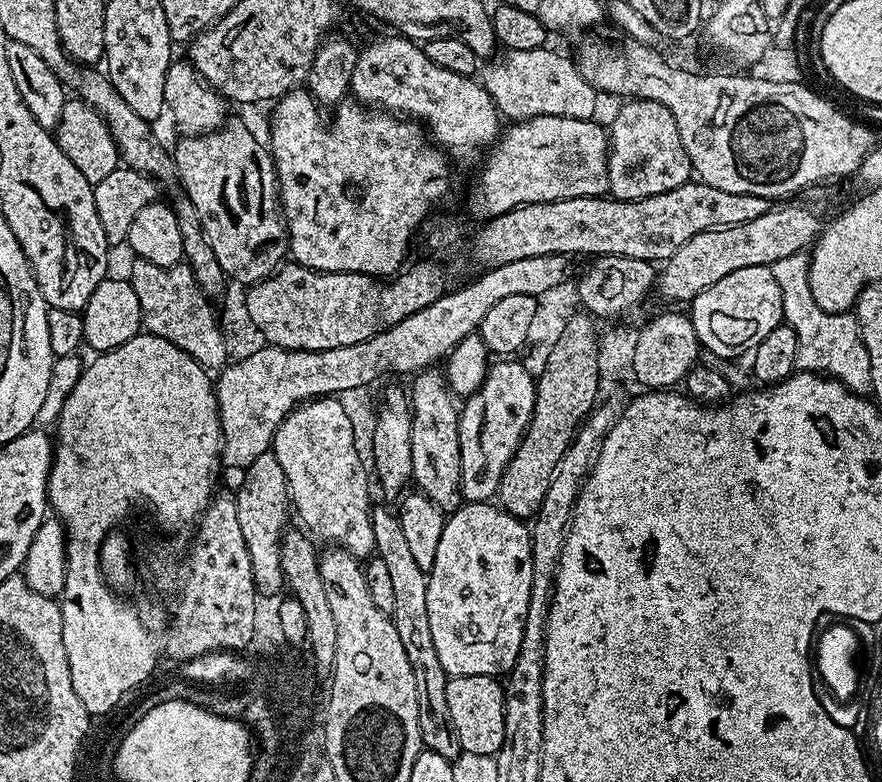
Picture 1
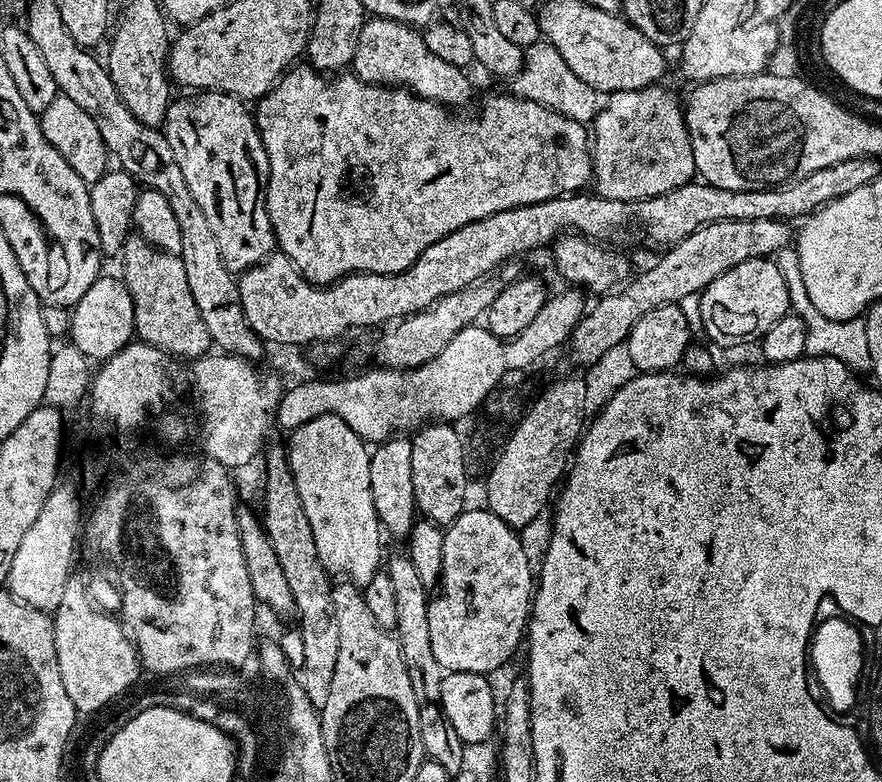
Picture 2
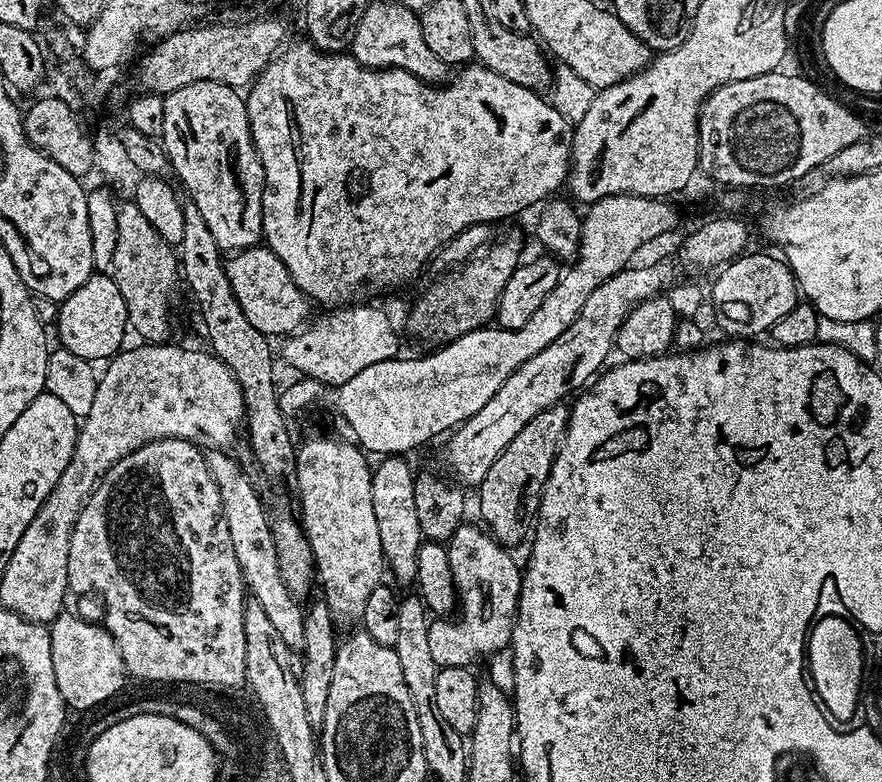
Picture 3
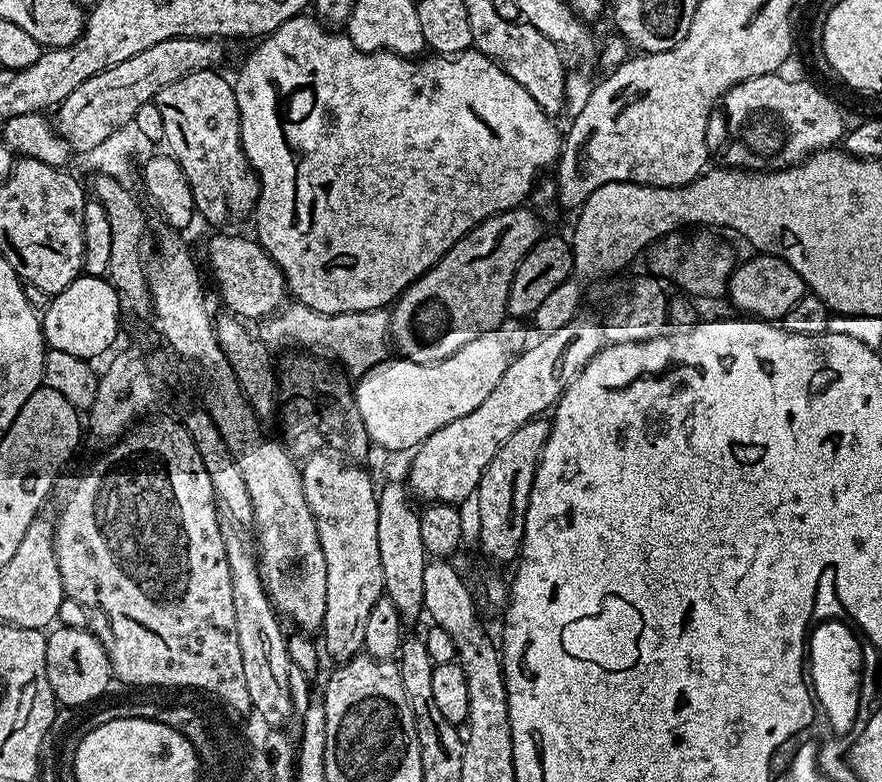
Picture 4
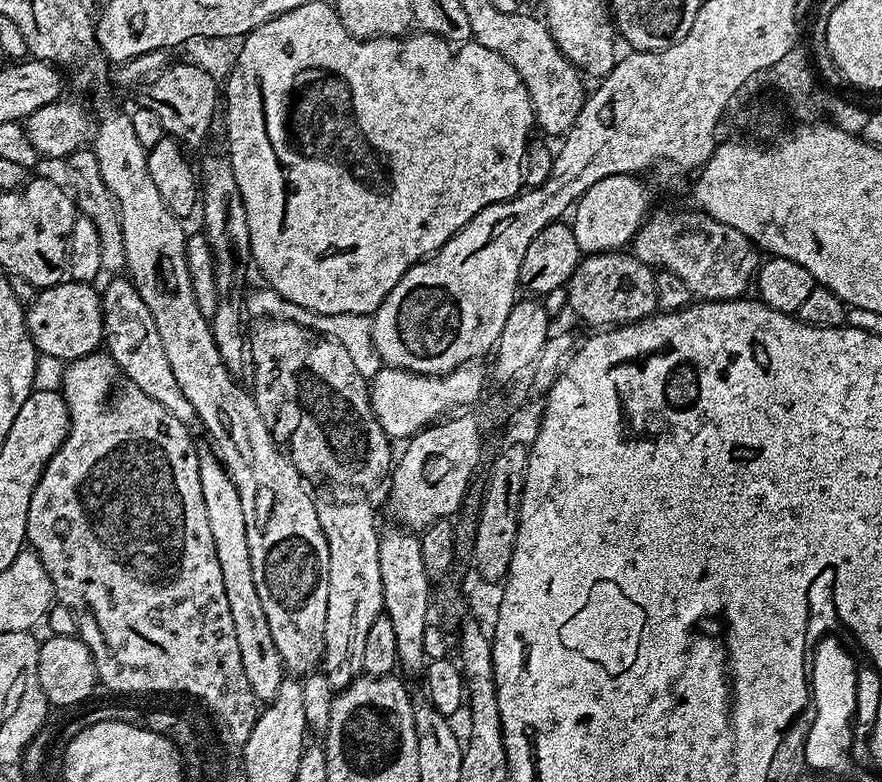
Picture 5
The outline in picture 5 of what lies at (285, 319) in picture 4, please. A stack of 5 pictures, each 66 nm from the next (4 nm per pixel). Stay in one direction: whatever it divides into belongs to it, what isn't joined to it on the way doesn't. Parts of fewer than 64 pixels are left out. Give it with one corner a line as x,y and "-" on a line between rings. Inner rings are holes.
261,285
260,288
248,288
245,290
240,302
243,311
252,316
251,319
287,319
294,321
303,328
308,328
320,335
327,335
336,338
344,346
350,358
353,359
354,366
362,374
364,379
371,380
376,377
383,367
383,361
377,354
373,344
372,321
369,315
346,314
346,315
319,315
316,312
306,310
305,307
297,304
289,304
276,291
268,285

